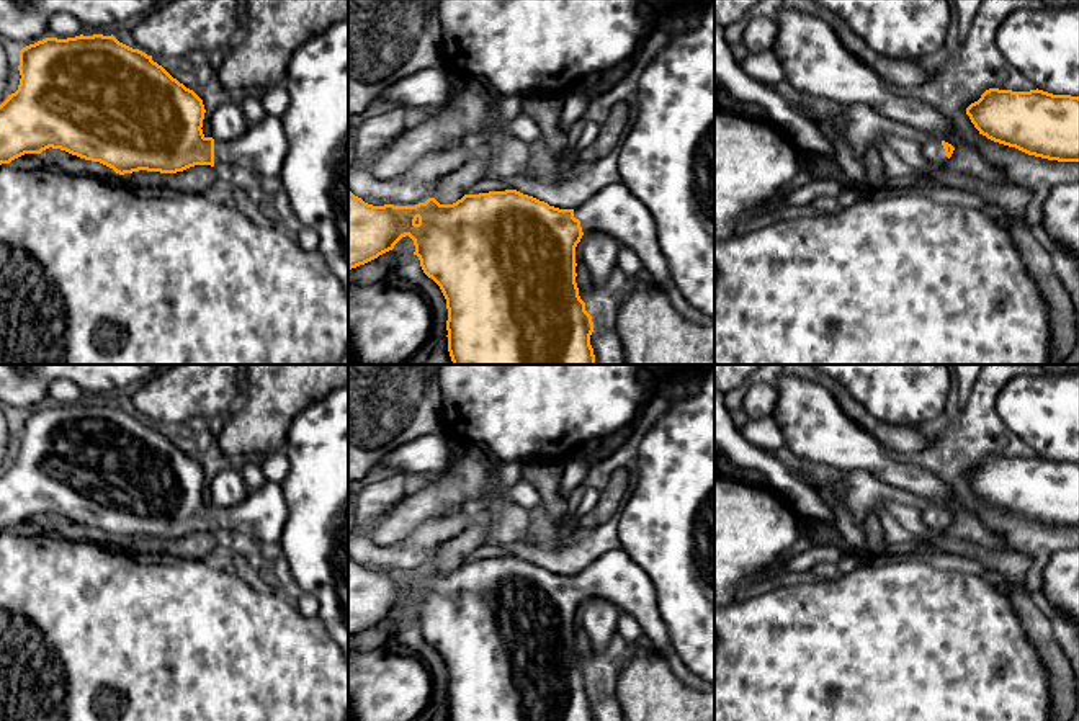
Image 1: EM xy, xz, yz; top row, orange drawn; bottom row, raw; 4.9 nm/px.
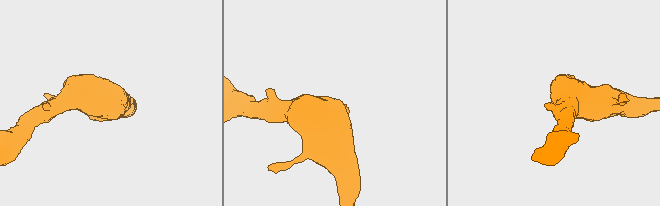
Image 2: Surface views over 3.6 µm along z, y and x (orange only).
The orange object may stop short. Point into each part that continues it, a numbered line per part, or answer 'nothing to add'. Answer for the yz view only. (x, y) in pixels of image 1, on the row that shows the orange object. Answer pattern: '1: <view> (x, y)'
1: yz (932, 151)

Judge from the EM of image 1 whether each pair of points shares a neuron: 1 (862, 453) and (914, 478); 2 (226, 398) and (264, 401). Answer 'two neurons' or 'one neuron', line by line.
1: one neuron
2: two neurons

